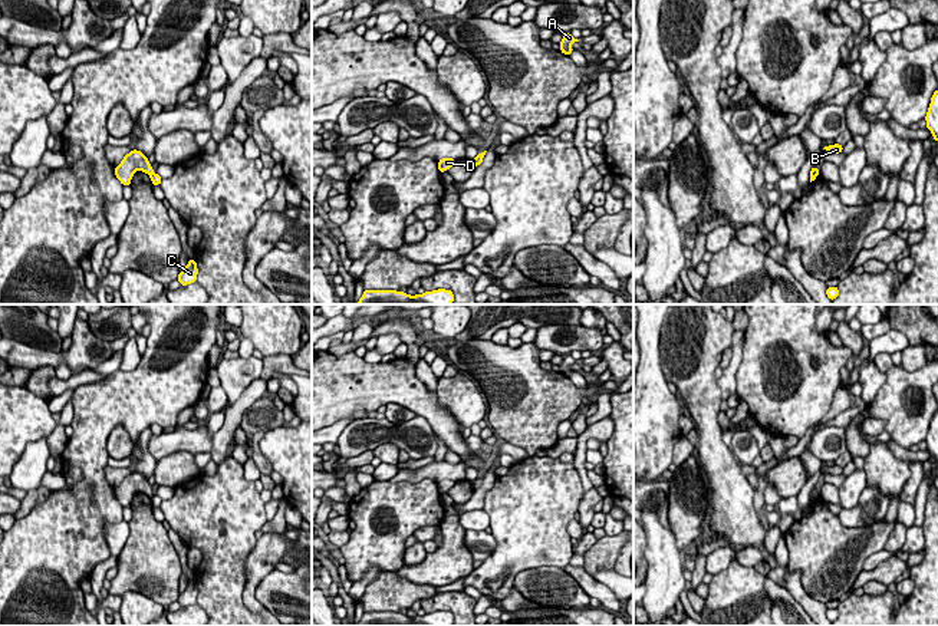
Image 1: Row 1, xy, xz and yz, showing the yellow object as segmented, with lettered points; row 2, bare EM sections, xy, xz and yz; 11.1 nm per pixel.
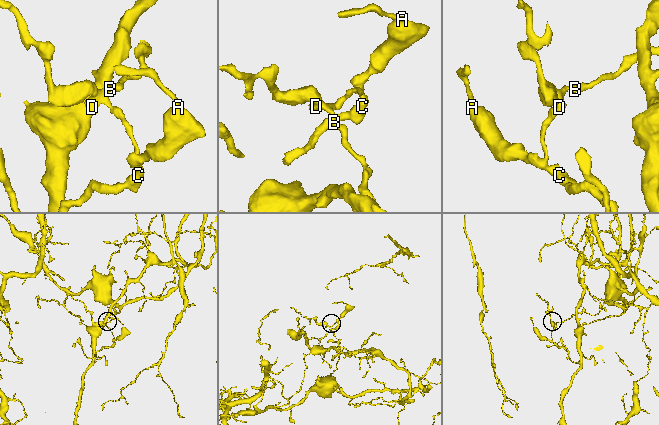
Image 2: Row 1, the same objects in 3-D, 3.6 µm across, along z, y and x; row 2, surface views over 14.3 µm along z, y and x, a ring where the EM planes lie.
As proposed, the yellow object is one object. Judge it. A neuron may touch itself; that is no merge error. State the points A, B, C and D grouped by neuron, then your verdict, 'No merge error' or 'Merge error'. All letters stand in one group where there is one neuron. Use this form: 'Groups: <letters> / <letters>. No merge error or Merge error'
Groups: A C / B D. Merge error

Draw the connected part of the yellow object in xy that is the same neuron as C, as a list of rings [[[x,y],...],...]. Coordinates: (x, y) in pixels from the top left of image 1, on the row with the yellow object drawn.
[[[192,258],[188,260],[187,267],[178,274],[177,280],[181,283],[181,286],[187,286],[197,281],[197,274],[198,274],[197,263]]]

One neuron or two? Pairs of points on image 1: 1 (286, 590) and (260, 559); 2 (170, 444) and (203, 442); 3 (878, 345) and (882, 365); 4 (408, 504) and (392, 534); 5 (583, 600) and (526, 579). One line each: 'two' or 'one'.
1: two
2: one
3: two
4: one
5: one

